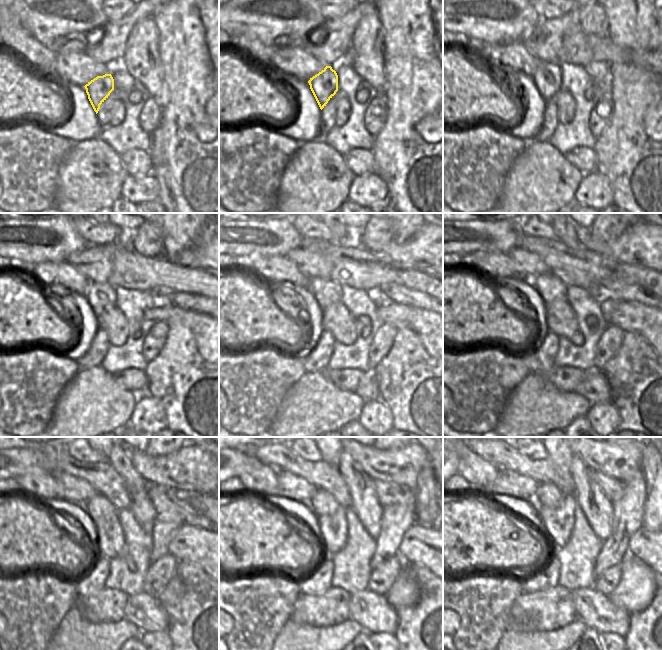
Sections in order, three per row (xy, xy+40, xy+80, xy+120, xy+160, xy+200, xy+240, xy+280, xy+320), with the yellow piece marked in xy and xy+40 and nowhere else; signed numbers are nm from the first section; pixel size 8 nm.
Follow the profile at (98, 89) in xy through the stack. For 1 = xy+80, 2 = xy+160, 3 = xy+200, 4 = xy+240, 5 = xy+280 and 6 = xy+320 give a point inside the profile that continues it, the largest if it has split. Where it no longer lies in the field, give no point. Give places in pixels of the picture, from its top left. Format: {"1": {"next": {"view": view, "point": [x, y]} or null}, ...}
{"1": {"next": {"view": "xy+80", "point": [548, 77]}}, "2": {"next": {"view": "xy+160", "point": [323, 292]}}, "3": {"next": {"view": "xy+200", "point": [547, 288]}}, "4": {"next": {"view": "xy+240", "point": [98, 507]}}, "5": {"next": {"view": "xy+280", "point": [322, 503]}}, "6": {"next": {"view": "xy+320", "point": [547, 494]}}}

